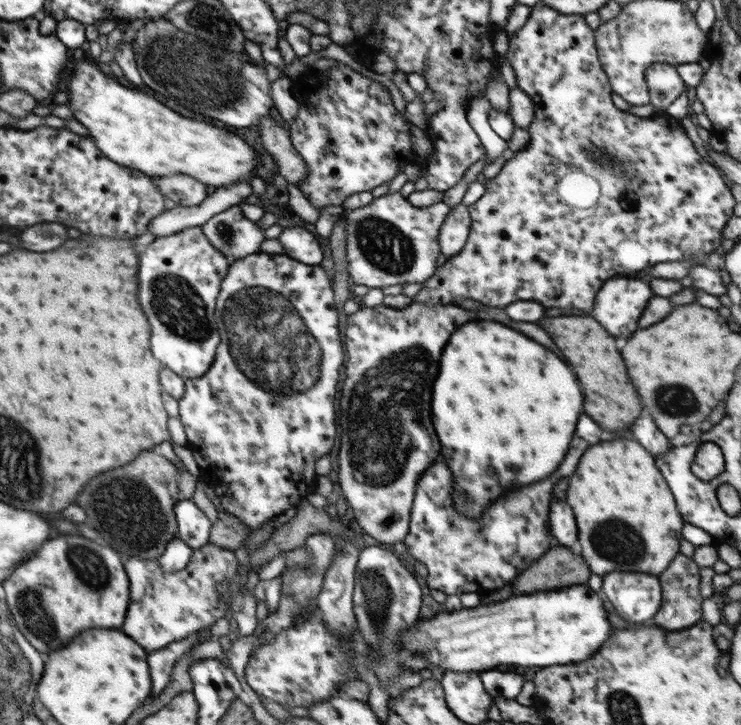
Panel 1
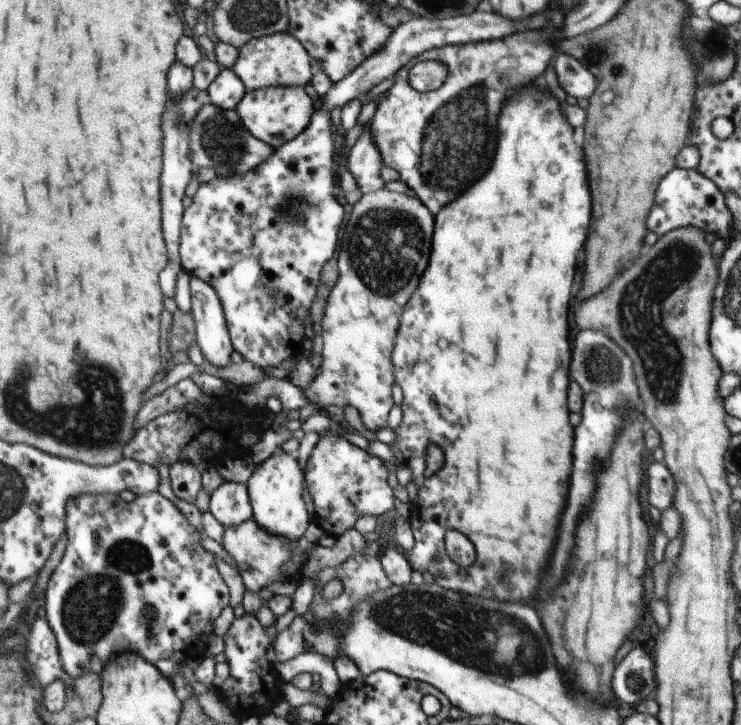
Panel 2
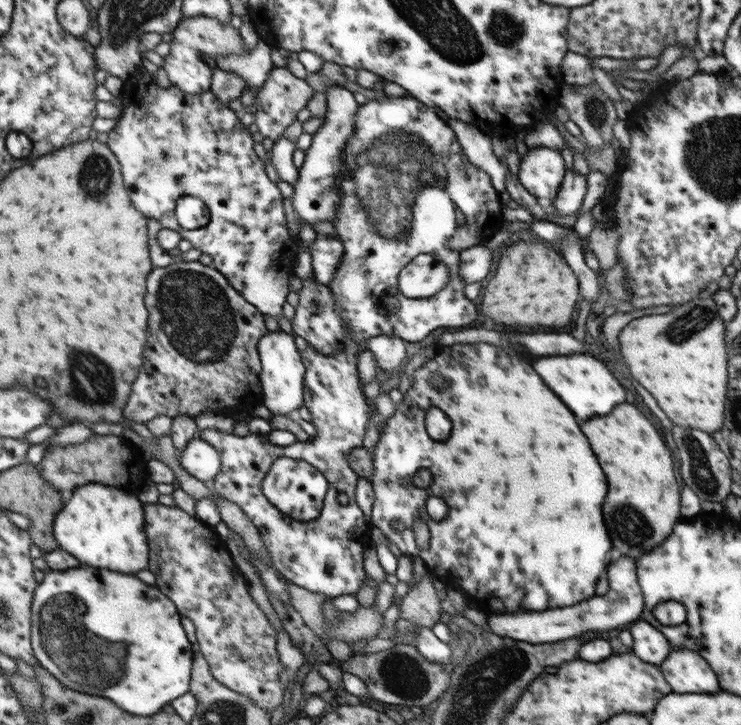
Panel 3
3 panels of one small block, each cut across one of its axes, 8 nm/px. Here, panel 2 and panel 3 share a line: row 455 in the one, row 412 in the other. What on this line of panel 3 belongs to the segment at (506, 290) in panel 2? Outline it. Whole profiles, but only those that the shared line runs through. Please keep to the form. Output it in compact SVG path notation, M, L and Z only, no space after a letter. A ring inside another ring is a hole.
M456 343L450 346L438 346L434 358L426 361L414 374L412 374L412 388L403 395L402 402L395 403L397 409L384 423L379 441L374 447L374 473L370 475L370 484L374 488L374 504L369 514L372 526L378 528L390 542L406 555L420 556L429 574L433 576L435 583L441 589L452 588L459 590L465 596L475 601L476 610L486 614L515 614L516 612L544 612L554 607L570 607L595 596L595 587L600 575L606 572L612 562L610 538L604 524L602 504L608 494L608 482L606 476L586 440L586 436L580 432L580 426L576 424L574 414L564 406L564 402L542 382L542 378L534 372L534 368L526 362L520 362L518 358L512 358L504 350L488 343ZM432 374L440 374L444 378L445 387L436 389L431 384ZM436 407L445 412L452 423L452 434L444 441L430 438L425 429L425 416L429 408ZM430 496L438 496L447 504L448 518L437 522L426 512L426 500ZM414 520L426 522L430 530L429 546L425 549L416 548L414 544ZM392 522L402 522L405 526L403 531L392 528Z

